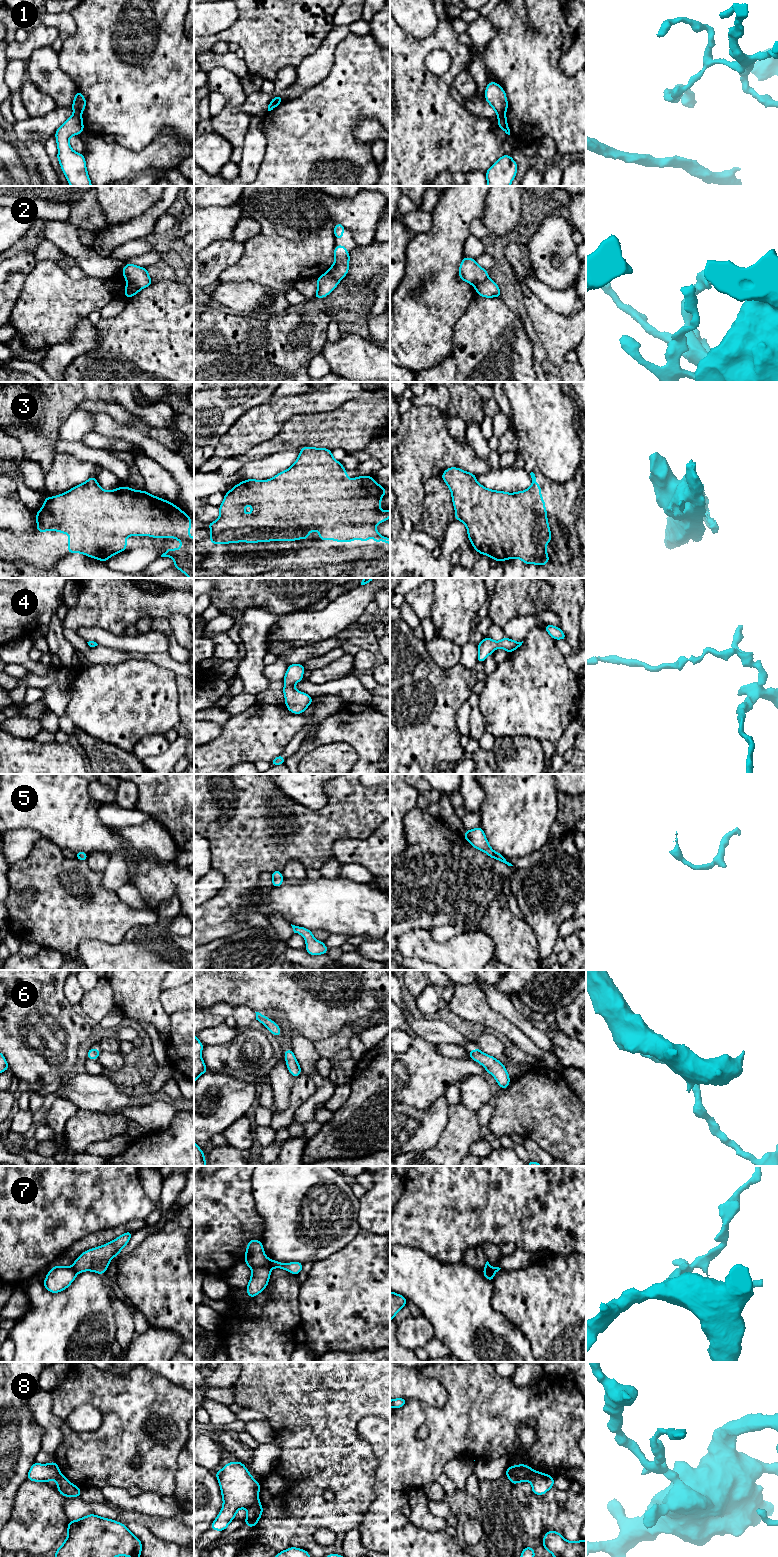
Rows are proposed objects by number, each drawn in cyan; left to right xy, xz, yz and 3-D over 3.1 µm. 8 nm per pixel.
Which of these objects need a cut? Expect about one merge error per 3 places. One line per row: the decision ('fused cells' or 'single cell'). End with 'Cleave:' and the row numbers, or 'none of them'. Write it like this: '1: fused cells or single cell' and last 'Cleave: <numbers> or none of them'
1: fused cells
2: fused cells
3: single cell
4: single cell
5: single cell
6: single cell
7: fused cells
8: fused cells
Cleave: 1, 2, 7, 8

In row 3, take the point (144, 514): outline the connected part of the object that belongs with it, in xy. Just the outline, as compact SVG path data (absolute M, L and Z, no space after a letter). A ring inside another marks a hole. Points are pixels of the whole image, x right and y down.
M94 475L65 493L45 497L42 508L35 514L38 533L50 530L70 536L68 554L82 553L104 562L111 556L126 551L126 536L176 538L182 546L178 549L166 549L161 557L172 557L173 567L194 578L194 538L189 536L191 517L173 503L145 490L118 487L106 491L99 486Z

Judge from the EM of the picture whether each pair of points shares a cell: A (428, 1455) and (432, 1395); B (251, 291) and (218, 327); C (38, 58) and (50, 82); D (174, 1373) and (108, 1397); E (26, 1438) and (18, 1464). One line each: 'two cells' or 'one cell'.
A: two cells
B: two cells
C: one cell
D: two cells
E: one cell

